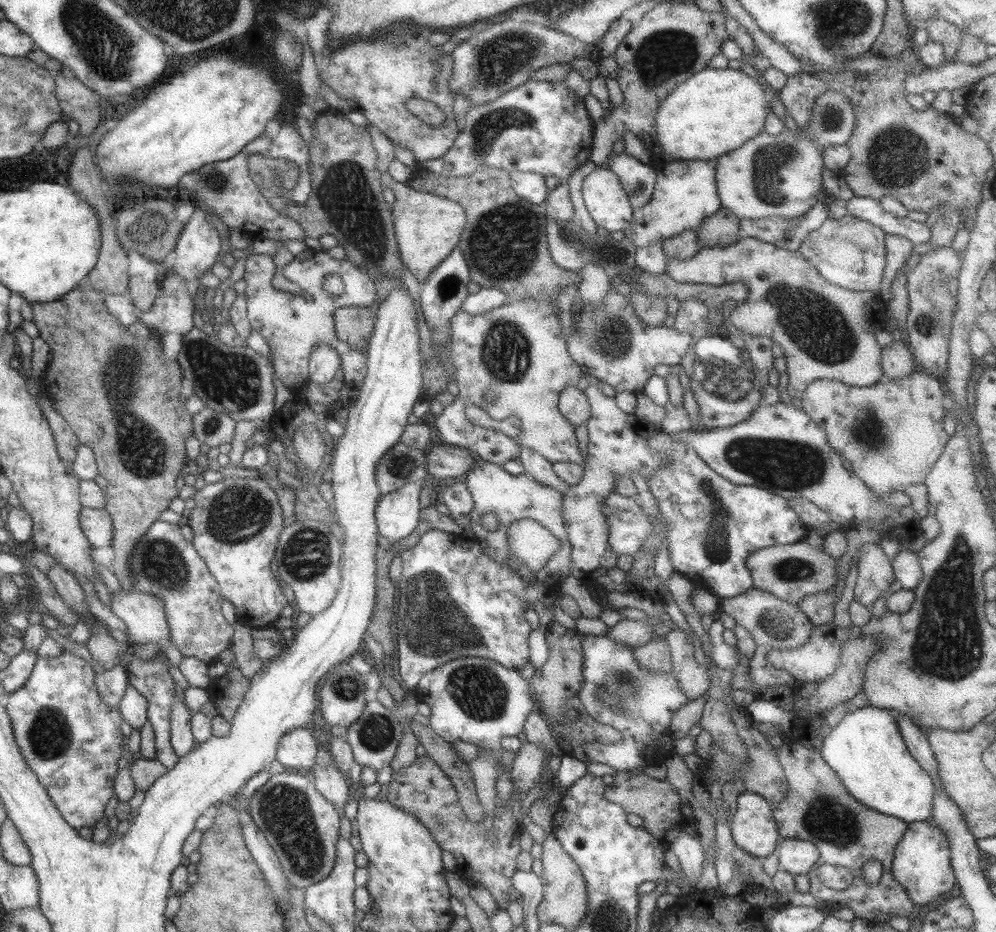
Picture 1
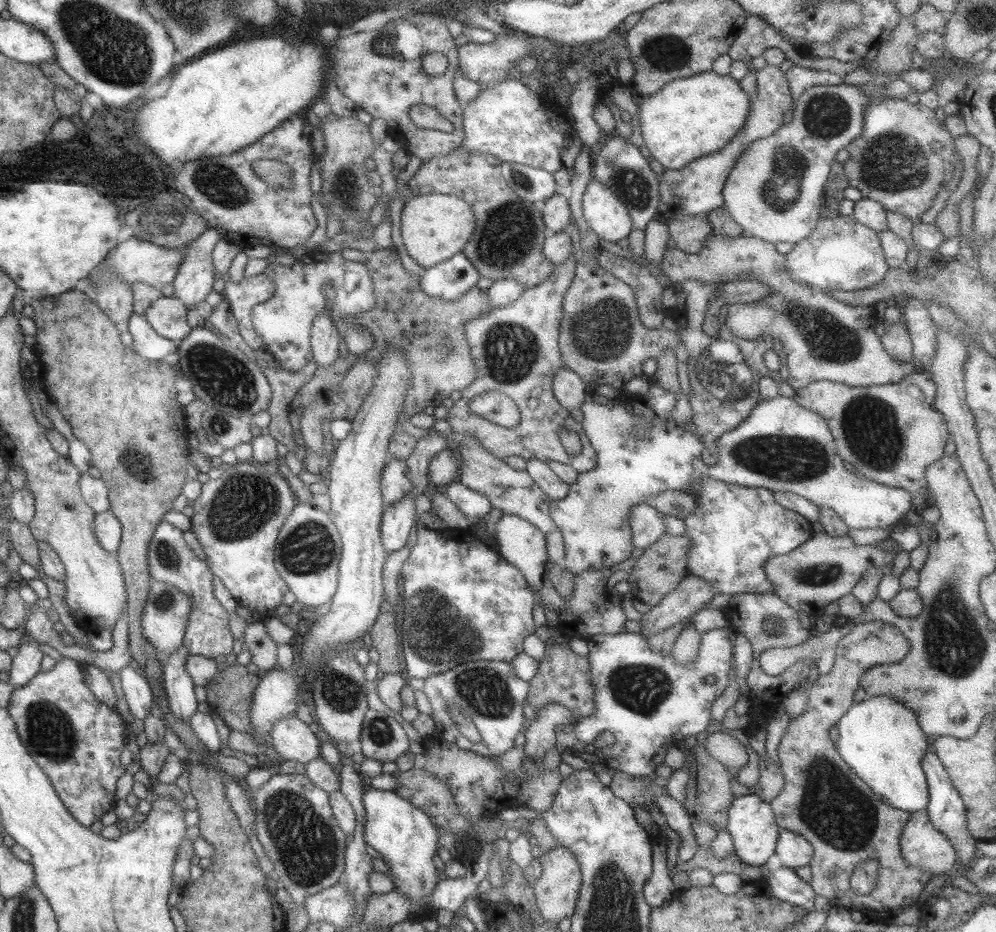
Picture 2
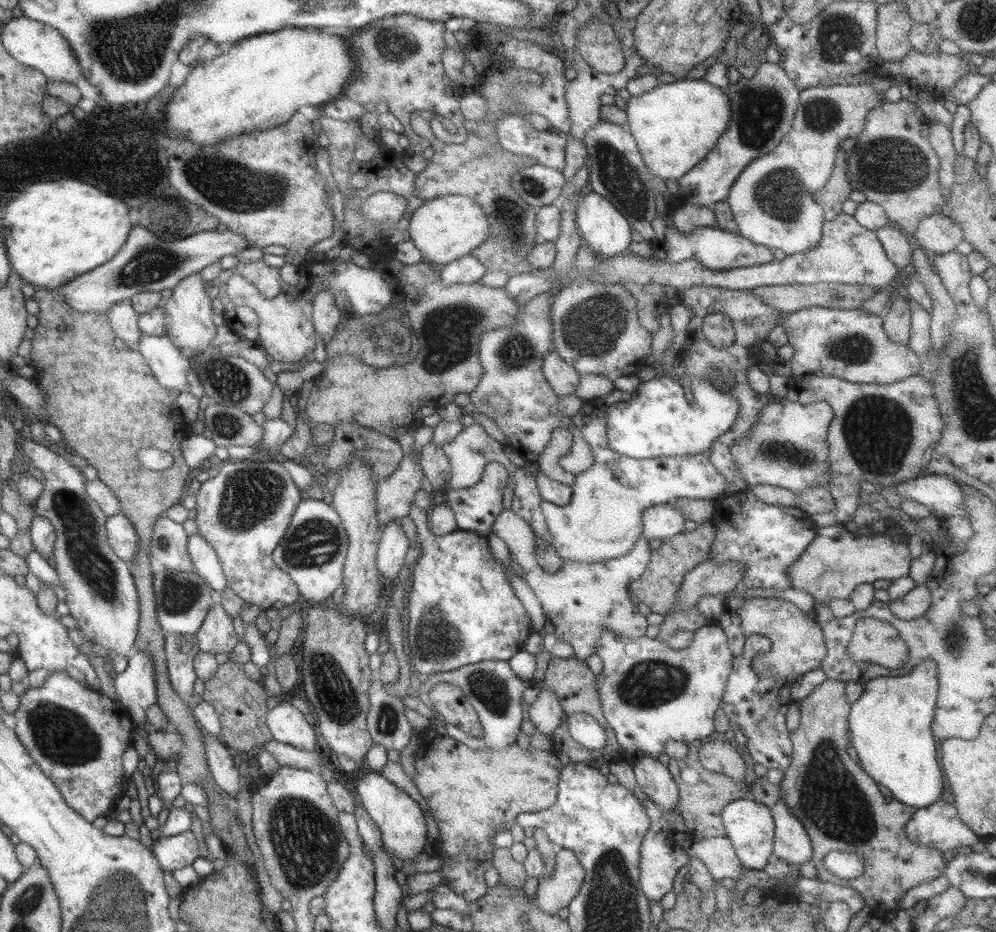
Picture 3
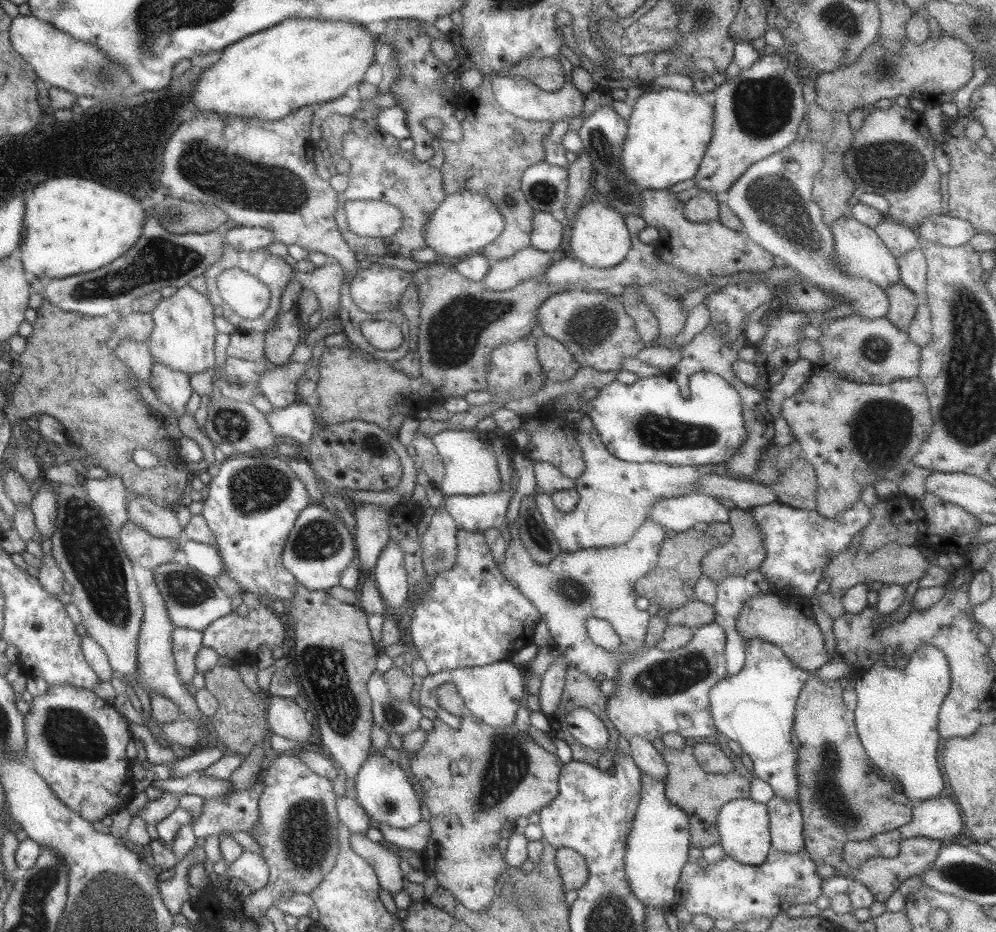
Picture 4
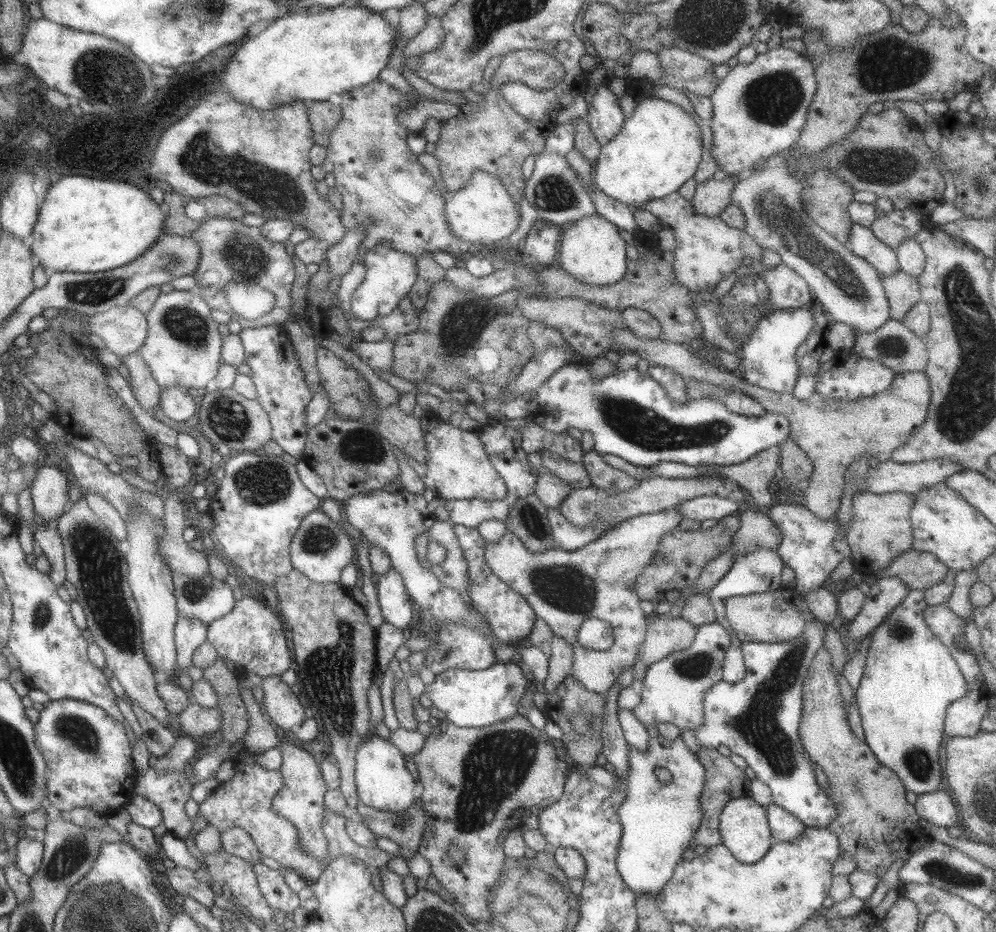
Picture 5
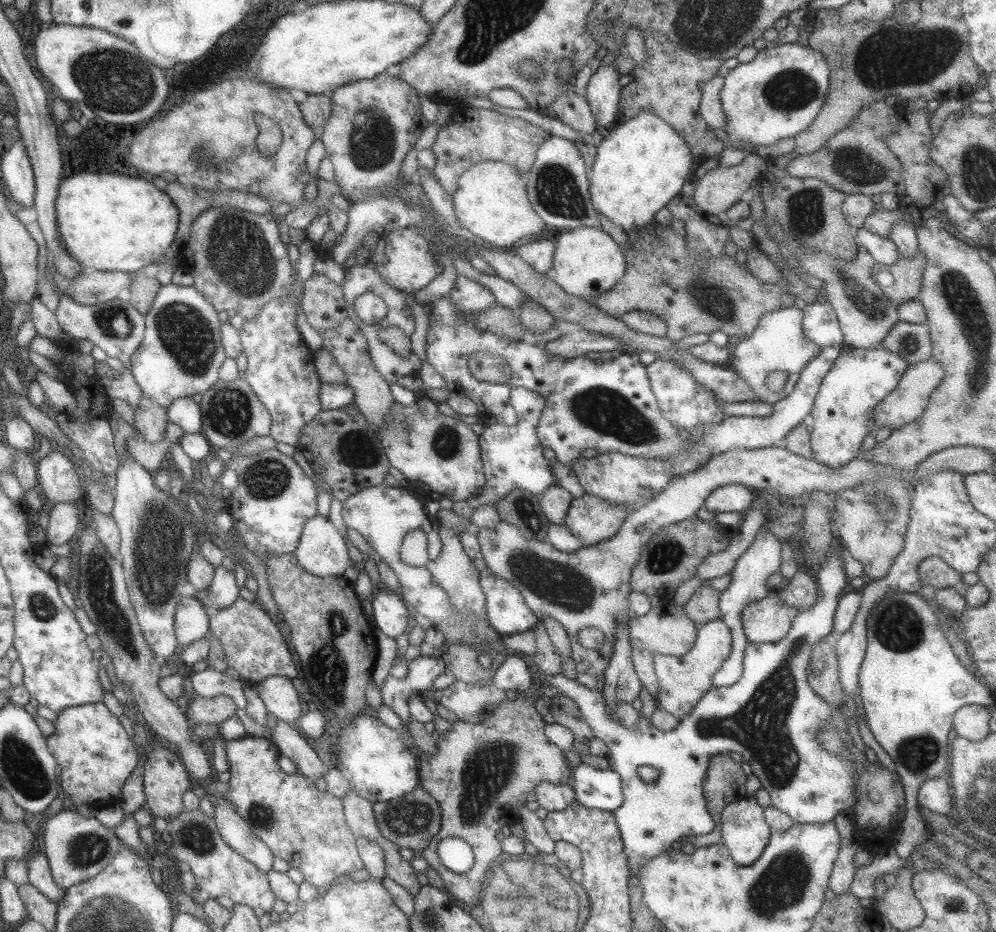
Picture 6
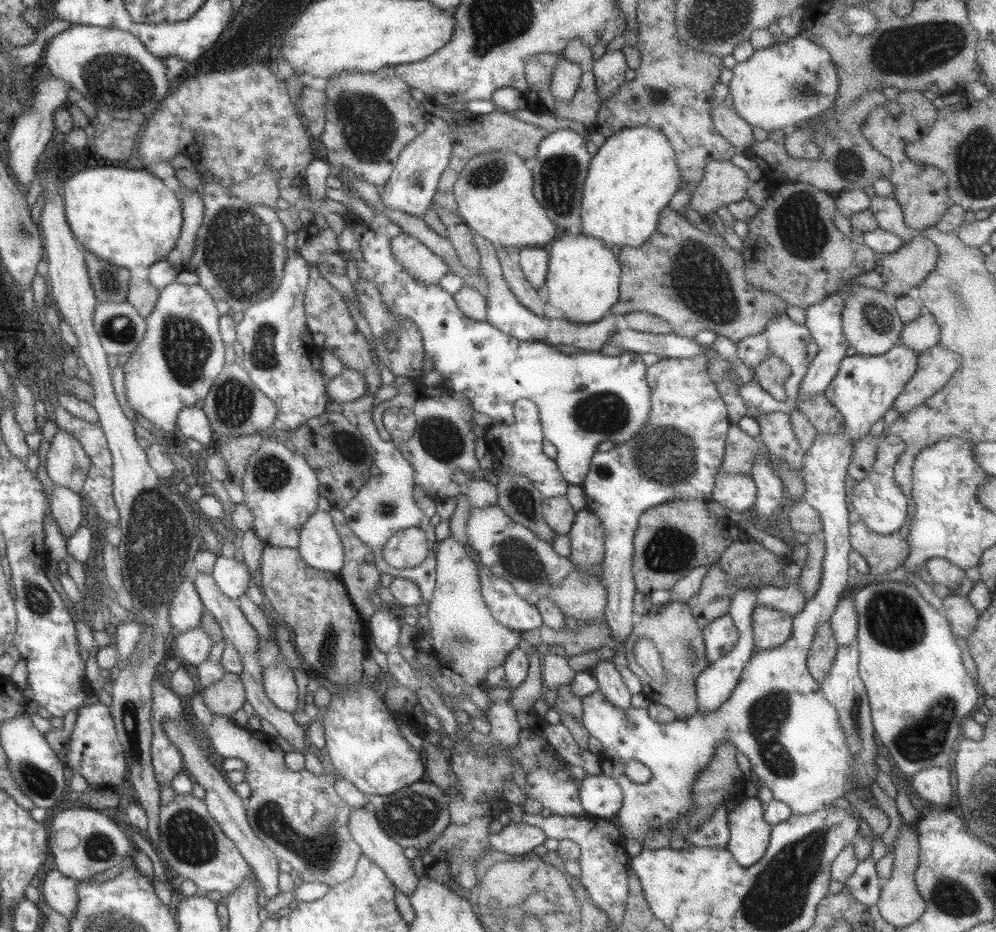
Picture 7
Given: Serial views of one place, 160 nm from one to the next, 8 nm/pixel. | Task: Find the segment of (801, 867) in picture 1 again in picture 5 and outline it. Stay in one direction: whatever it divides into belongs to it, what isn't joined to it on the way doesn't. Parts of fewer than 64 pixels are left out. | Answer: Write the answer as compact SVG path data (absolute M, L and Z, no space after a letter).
M769 804L765 810L768 828L774 842L795 841L803 833L804 824L783 808Z

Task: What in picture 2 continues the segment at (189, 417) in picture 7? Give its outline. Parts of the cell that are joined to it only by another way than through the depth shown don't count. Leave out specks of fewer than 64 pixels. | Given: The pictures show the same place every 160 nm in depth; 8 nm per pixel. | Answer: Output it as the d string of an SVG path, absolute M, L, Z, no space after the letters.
M135 313L127 320L127 330L133 338L132 350L147 360L171 360L177 354L177 346L171 340L156 334L141 315Z

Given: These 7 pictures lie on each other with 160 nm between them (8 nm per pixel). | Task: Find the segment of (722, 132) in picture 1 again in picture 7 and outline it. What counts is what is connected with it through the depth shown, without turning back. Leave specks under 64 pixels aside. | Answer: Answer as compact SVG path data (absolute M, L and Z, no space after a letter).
M639 125L631 128L622 128L617 132L611 133L608 137L605 138L604 143L595 151L595 154L593 154L591 157L582 190L582 209L580 212L581 226L580 232L577 233L594 236L596 239L606 242L610 247L614 246L615 244L619 247L638 247L640 244L643 244L644 240L648 239L648 236L651 236L651 234L656 232L656 226L659 220L660 212L666 206L668 206L667 202L669 202L671 196L675 194L675 191L677 191L682 184L683 182L680 178L675 151L673 150L669 139L658 128Z

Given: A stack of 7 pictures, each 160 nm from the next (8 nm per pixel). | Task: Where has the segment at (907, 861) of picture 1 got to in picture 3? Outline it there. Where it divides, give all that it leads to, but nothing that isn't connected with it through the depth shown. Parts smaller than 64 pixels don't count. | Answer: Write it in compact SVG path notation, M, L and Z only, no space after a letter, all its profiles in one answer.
M941 799L917 809L905 823L904 832L909 843L935 849L941 855L945 852L957 854L980 842L980 837L961 823L954 804Z

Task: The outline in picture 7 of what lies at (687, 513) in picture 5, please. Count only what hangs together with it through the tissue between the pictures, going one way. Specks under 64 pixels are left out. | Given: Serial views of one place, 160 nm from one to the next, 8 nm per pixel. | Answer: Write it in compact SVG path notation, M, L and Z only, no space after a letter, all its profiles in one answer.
M718 472L710 499L727 510L744 512L754 506L756 486L746 474Z

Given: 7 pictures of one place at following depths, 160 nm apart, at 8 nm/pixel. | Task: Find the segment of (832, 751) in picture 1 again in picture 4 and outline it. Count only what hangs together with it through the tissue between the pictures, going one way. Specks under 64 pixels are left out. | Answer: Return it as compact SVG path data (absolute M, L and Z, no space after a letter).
M922 644L912 652L910 660L903 668L889 668L882 663L882 660L878 660L877 662L874 662L861 677L855 679L853 686L857 697L856 706L853 710L856 733L868 759L878 770L881 770L881 775L883 775L889 783L893 783L893 785L899 784L899 786L901 786L901 793L913 803L931 799L943 794L943 778L941 778L941 772L939 772L937 758L935 757L937 756L937 744L939 744L939 735L938 730L936 729L938 723L938 710L940 704L943 702L944 696L947 694L948 688L950 687L948 662L943 656L943 653L938 648L932 646L932 644Z

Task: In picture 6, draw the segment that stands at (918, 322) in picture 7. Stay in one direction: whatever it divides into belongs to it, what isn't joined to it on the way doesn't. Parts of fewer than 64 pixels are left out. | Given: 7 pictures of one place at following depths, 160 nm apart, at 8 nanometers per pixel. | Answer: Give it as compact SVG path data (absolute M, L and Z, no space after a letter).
M899 321L893 324L887 336L879 341L878 348L899 355L908 366L923 362L931 355L928 325Z

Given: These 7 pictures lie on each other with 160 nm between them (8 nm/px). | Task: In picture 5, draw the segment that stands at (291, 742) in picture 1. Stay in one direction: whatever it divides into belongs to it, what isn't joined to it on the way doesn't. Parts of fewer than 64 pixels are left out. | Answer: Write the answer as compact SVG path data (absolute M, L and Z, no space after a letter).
M279 675L263 677L260 686L263 690L261 709L273 725L276 724L283 730L293 730L304 721L304 707L297 701L290 687L281 681Z

